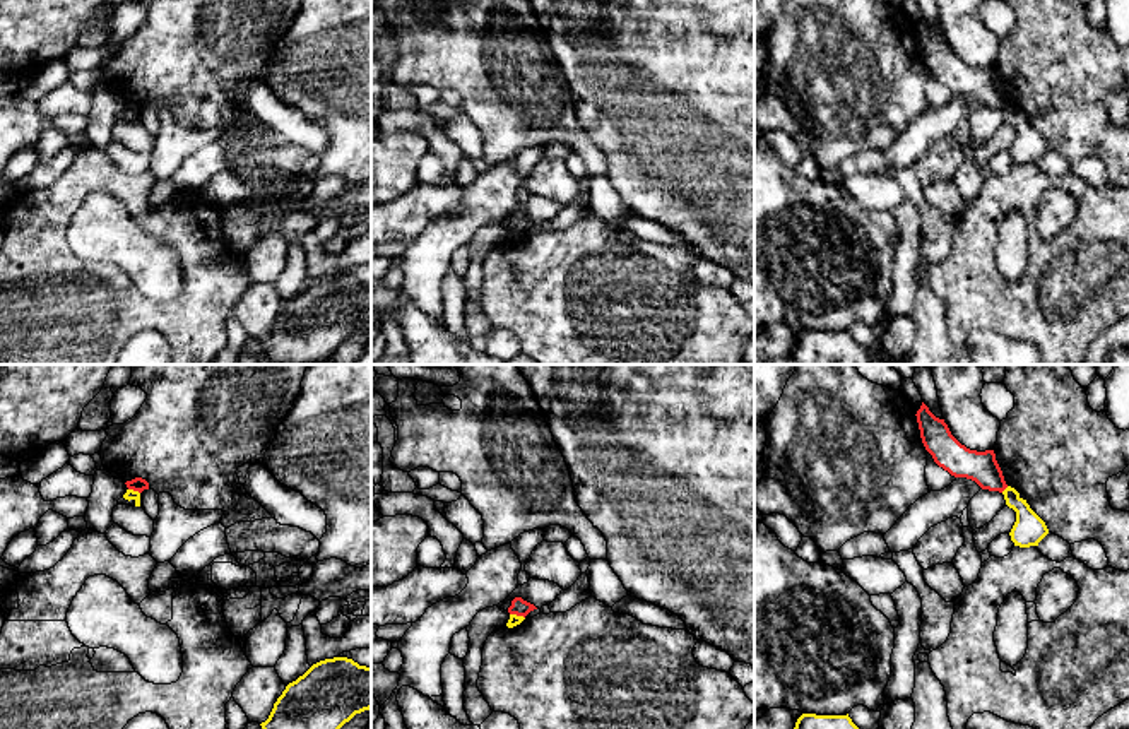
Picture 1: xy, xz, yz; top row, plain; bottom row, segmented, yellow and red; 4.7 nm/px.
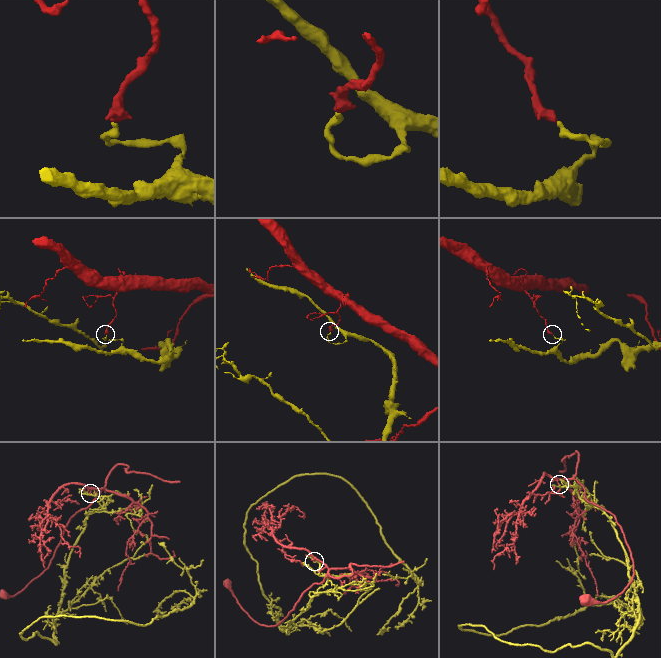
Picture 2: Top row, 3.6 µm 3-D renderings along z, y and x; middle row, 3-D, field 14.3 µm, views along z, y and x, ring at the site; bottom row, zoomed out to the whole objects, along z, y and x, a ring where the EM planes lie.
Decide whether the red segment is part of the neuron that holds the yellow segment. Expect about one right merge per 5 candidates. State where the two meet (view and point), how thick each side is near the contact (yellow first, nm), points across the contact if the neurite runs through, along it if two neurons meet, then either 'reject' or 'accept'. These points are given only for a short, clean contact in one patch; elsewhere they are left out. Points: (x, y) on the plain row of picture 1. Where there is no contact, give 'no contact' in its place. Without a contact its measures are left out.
meets yellow in xy at (132, 106); 50 nm thick on the yellow side, 70 nm on the other; border along xy (129, 105), (139, 110); reject

